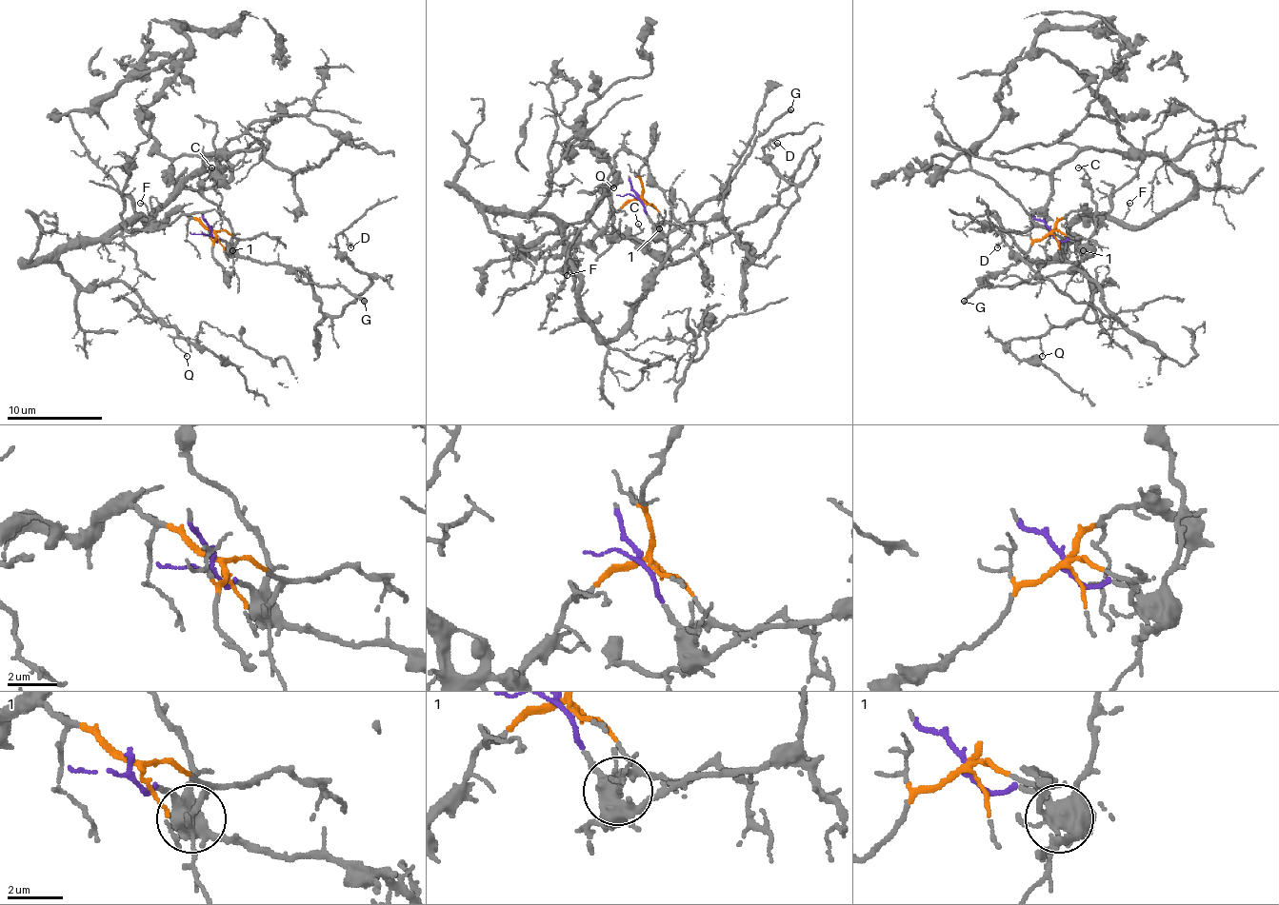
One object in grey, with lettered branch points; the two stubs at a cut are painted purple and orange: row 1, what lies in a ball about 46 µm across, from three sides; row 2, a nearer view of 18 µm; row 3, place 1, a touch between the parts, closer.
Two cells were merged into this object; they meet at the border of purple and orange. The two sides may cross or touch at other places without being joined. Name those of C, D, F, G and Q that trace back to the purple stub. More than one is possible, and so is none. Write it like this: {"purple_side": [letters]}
{"purple_side": ["C", "D", "G"]}

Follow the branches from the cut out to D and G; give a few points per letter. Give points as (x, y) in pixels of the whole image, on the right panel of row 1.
D: (1051, 230), (1087, 254), (1075, 268), (1096, 285), (1110, 316), (1072, 302), (1001, 235), (996, 246)
G: (1051, 230), (1061, 242), (1072, 240), (1087, 254), (1066, 270), (1032, 283), (993, 287), (982, 285), (963, 302)

